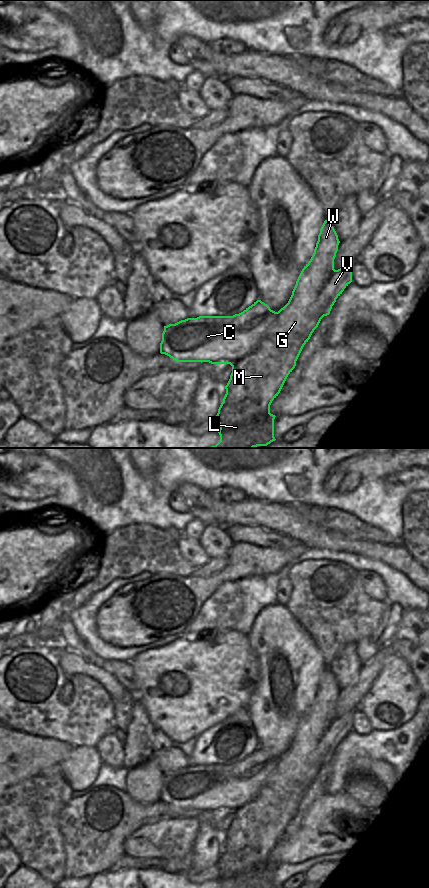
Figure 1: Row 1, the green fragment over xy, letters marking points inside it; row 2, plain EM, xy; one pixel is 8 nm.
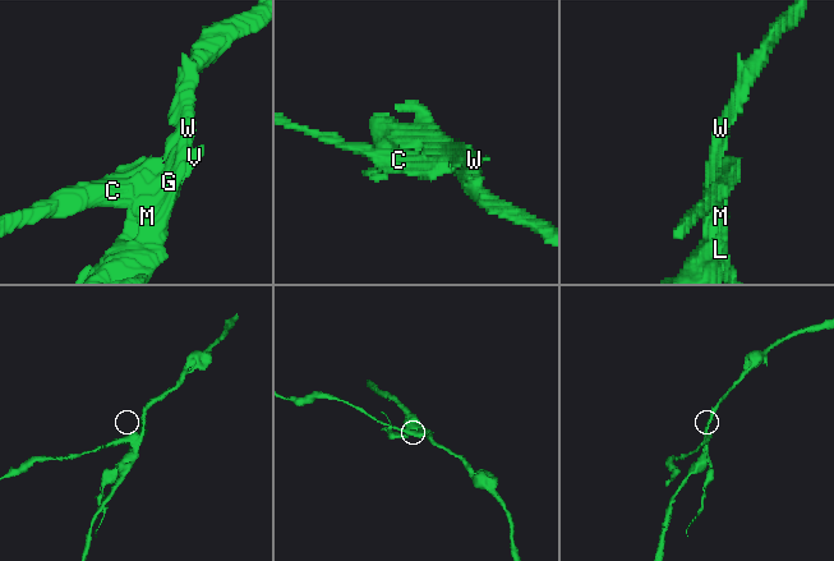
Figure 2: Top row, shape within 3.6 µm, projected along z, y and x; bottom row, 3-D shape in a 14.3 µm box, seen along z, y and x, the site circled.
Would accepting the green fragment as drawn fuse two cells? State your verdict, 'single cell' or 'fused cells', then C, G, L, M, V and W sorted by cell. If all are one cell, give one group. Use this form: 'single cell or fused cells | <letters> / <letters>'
fused cells | C / G L M V W

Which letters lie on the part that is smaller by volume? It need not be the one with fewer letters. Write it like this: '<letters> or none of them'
C

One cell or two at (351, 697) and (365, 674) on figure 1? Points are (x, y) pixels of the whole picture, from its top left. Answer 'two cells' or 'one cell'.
one cell

